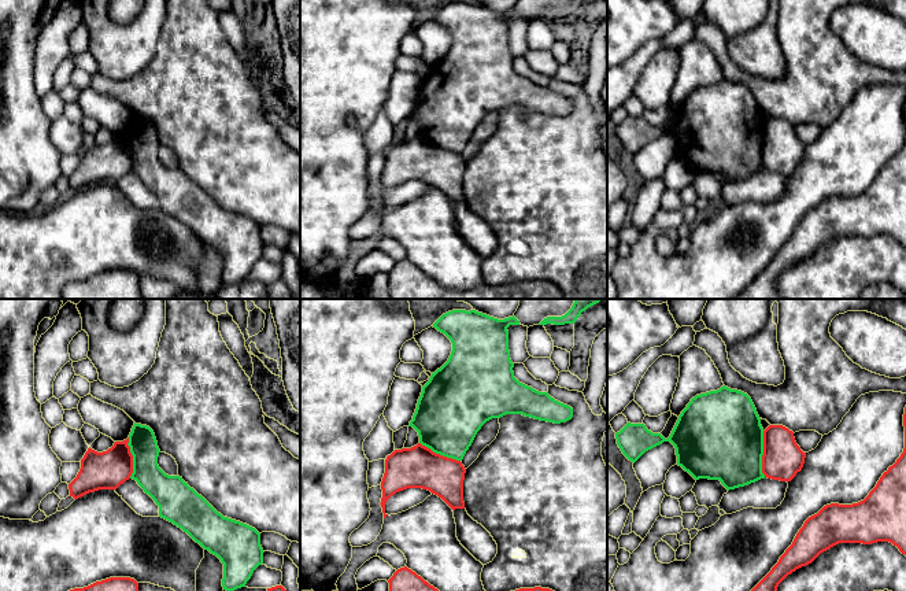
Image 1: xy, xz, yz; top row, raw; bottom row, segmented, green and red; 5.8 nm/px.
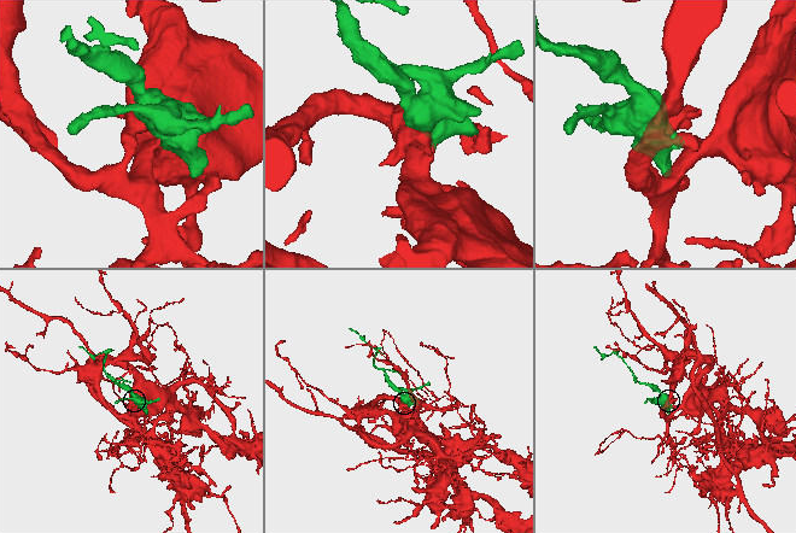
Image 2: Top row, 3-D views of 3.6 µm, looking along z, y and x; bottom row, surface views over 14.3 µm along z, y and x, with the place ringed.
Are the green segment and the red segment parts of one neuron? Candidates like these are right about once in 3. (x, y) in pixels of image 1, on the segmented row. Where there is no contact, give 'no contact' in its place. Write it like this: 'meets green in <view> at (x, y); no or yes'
meets green in yz at (762, 454); yes

